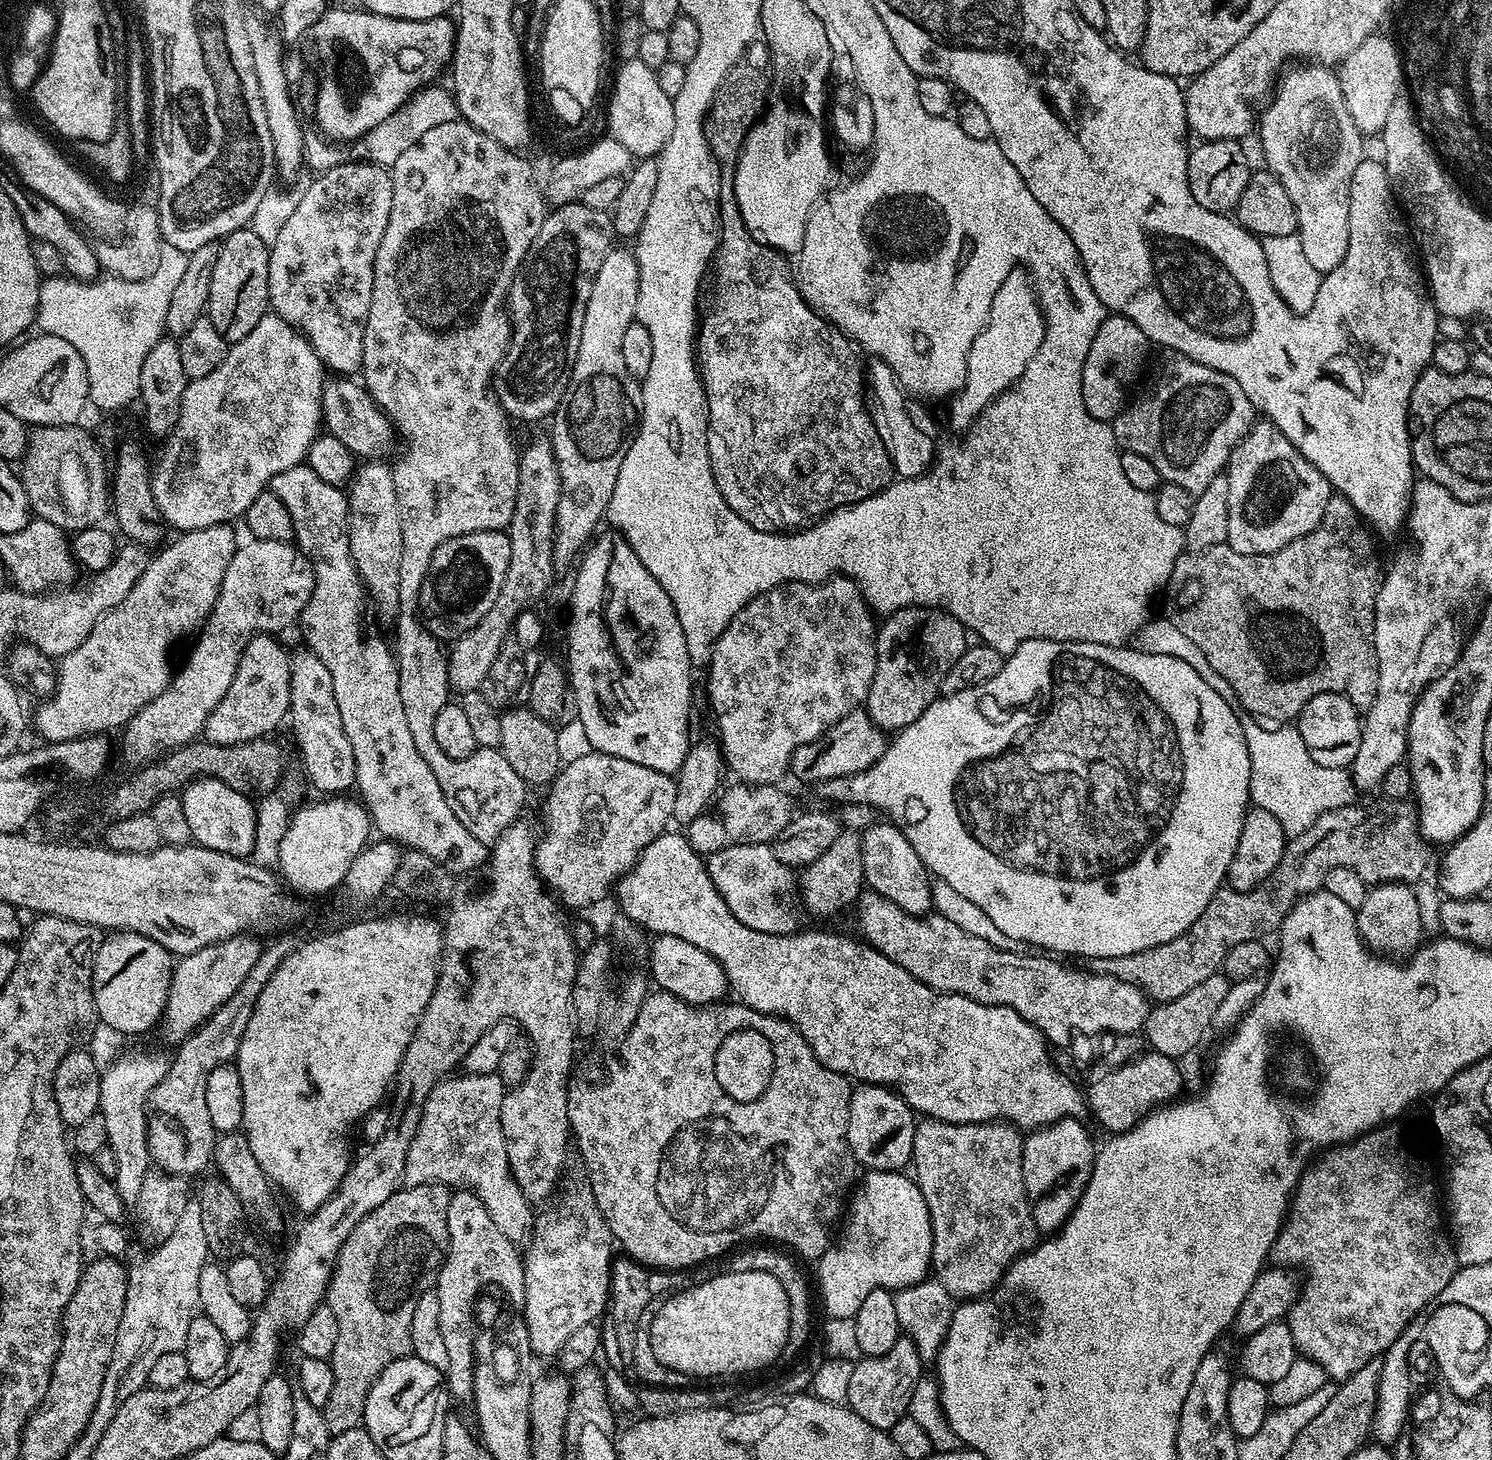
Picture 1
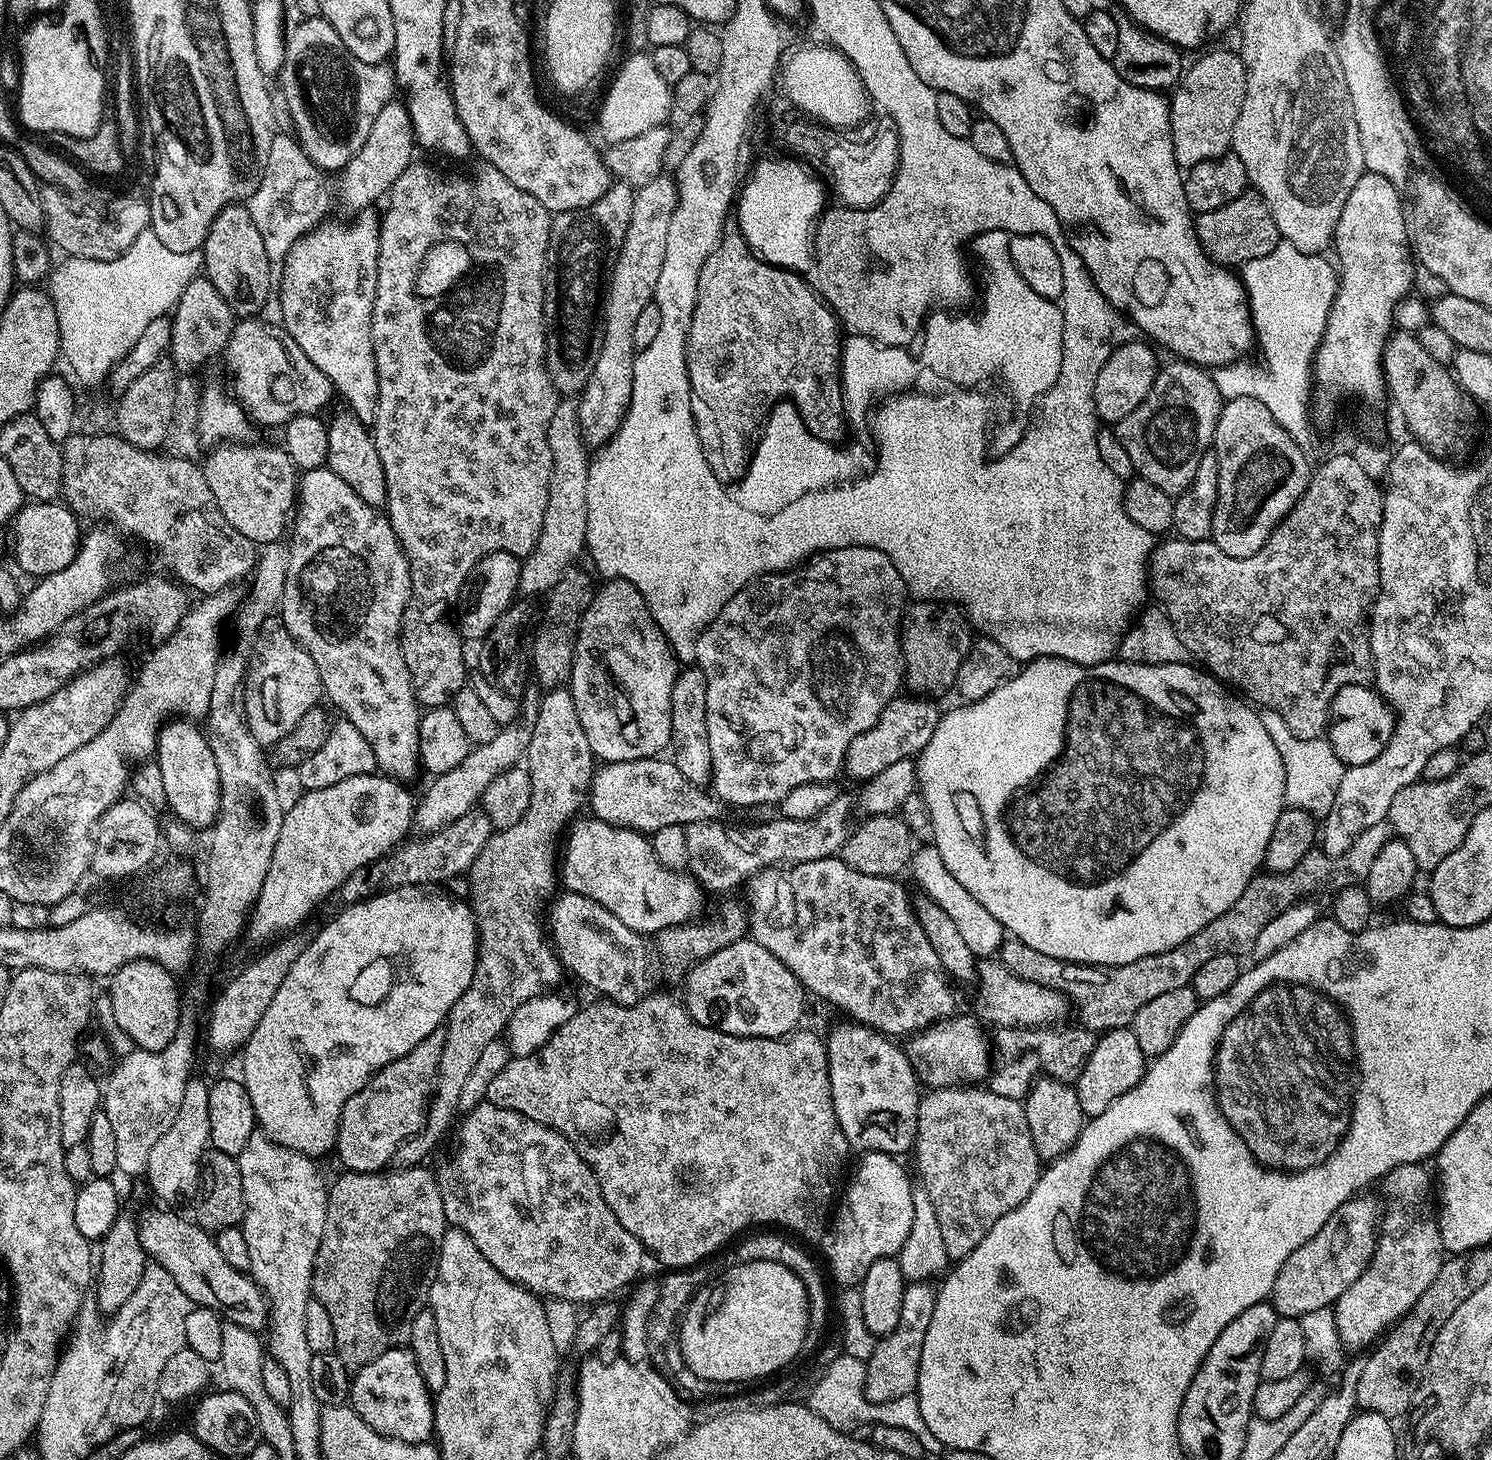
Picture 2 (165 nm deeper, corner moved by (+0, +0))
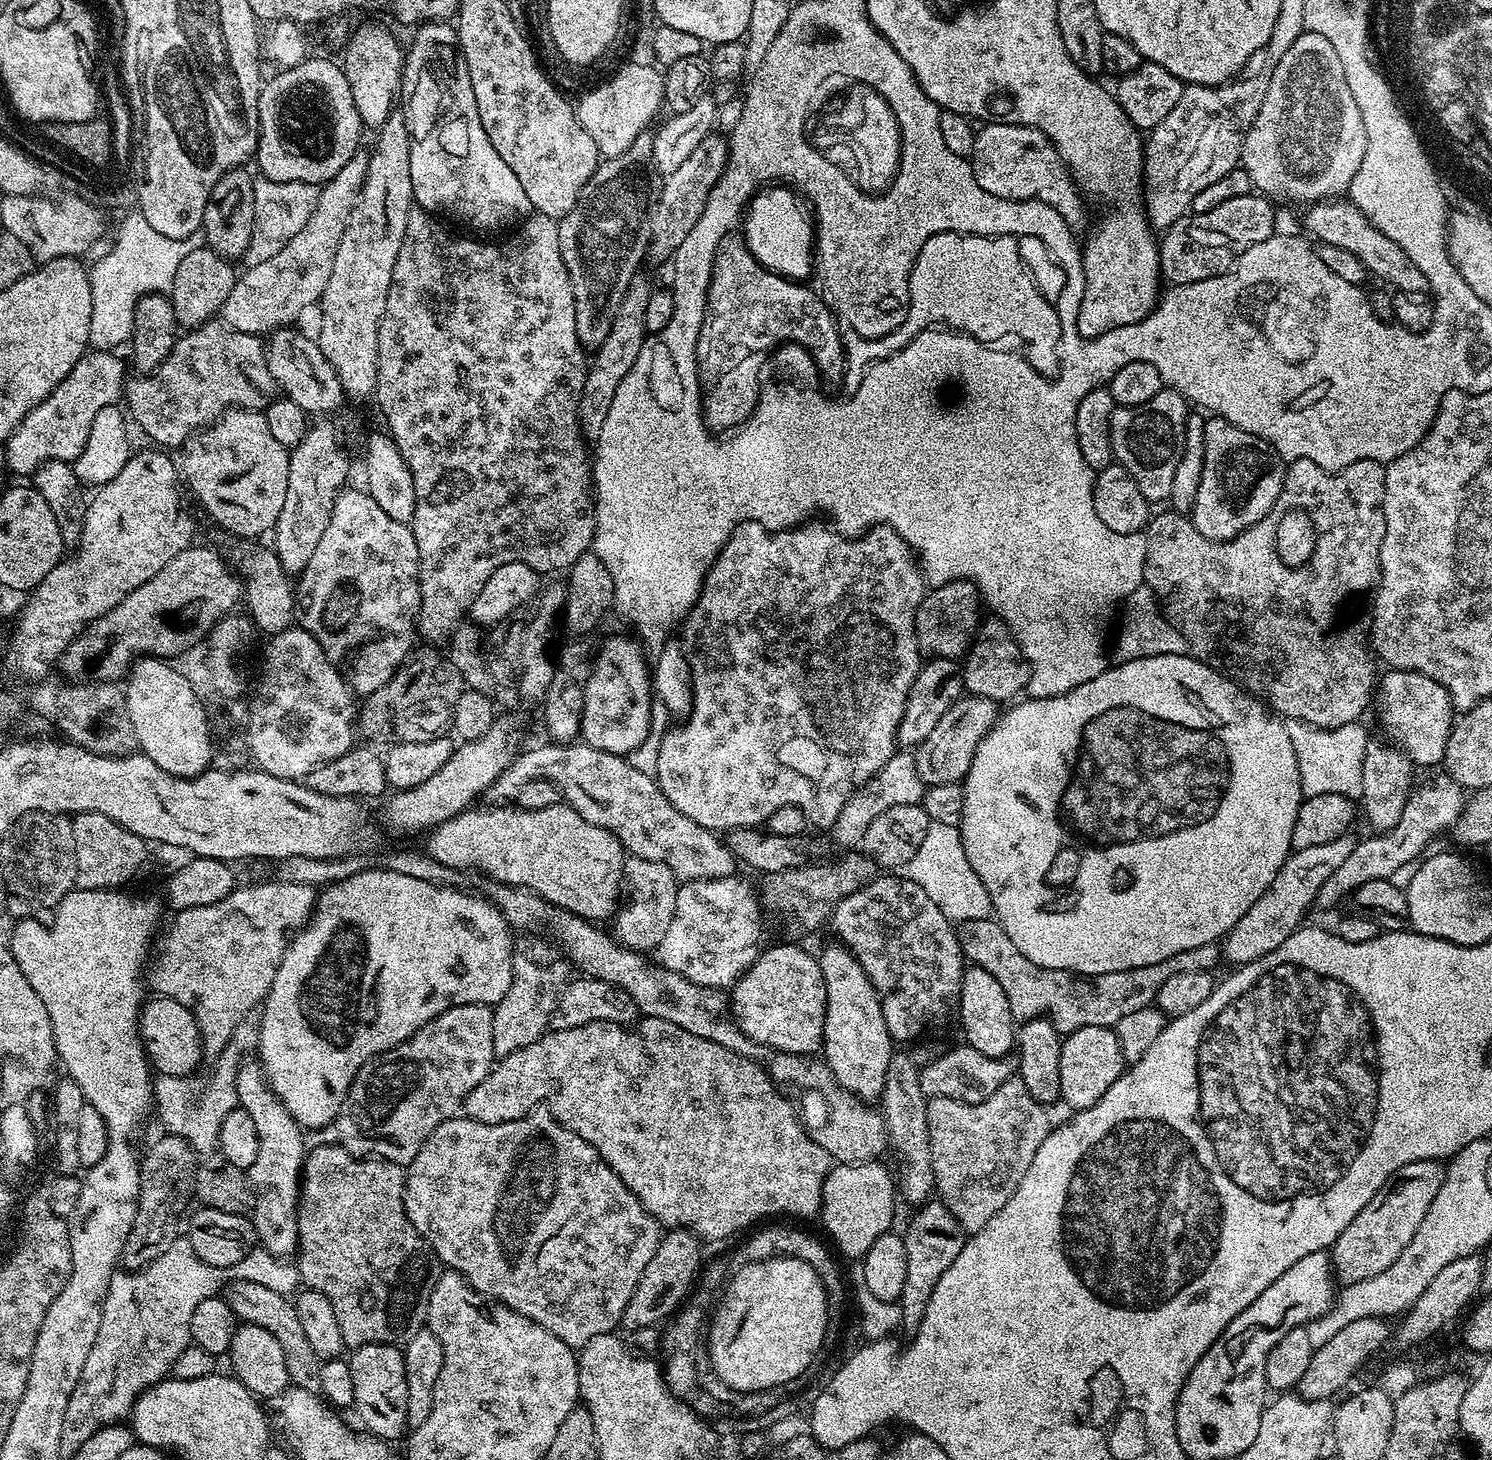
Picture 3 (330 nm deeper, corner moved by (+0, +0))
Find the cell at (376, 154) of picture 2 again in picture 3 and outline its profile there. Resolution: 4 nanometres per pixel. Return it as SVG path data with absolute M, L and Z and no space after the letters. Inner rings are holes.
M357 154L334 174L320 188L318 202L314 206L314 214L310 214L310 222L274 254L266 262L258 262L245 267L245 272L241 271L234 282L234 290L230 290L230 295L226 302L221 306L218 313L219 319L227 327L235 332L245 332L251 336L271 333L278 328L286 328L295 325L296 319L307 310L308 307L319 305L322 290L326 290L326 281L330 279L330 270L334 270L334 254L338 254L338 242L342 242L342 230L346 230L346 218L350 218L350 210L354 210L354 202L362 190L362 182L366 178L368 170L368 156Z

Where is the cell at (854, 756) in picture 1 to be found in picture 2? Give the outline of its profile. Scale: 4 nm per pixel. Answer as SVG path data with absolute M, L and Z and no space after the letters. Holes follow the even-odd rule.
M898 694L882 710L878 722L870 726L846 750L843 771L849 772L859 782L867 782L874 774L882 774L886 766L894 766L894 762L912 760L923 752L926 742L934 738L934 730L942 715L935 699L919 694Z

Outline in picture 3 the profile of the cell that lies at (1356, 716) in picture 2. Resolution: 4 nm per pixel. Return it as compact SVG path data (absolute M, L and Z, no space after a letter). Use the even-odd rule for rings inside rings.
M1397 668L1385 671L1385 673L1385 676L1383 673L1383 675L1379 677L1378 687L1374 692L1375 707L1380 707L1380 728L1385 732L1383 735L1387 737L1387 739L1391 741L1395 747L1401 748L1403 752L1408 755L1410 759L1412 759L1413 765L1420 767L1421 764L1424 768L1430 767L1431 764L1439 765L1441 761L1443 761L1444 755L1446 754L1446 738L1450 738L1450 730L1452 729L1452 725L1454 723L1454 709L1452 707L1452 699L1450 698L1450 694L1445 688L1442 687L1441 684L1434 682L1432 678L1426 678L1424 674L1418 674L1417 672L1403 672Z

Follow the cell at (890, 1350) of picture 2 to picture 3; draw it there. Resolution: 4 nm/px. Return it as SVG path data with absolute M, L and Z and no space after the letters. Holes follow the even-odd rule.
M933 1198L915 1209L912 1221L908 1224L908 1232L903 1233L906 1246L906 1282L902 1286L899 1306L902 1310L902 1325L905 1329L919 1328L926 1314L926 1306L930 1306L930 1294L934 1294L934 1286L938 1286L938 1278L954 1266L954 1258L962 1254L962 1246L966 1239L964 1227L957 1222L954 1214L939 1199Z

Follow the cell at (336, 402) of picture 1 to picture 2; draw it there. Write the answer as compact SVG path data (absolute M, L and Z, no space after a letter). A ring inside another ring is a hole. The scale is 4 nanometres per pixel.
M264 318L241 319L232 329L222 360L232 367L235 399L257 425L283 426L296 416L315 416L334 400L330 378L302 354L302 346L279 323L267 324Z

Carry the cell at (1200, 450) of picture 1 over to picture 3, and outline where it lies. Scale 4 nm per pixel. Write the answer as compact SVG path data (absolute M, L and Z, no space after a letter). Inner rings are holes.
M1165 386L1150 398L1150 402L1142 402L1142 406L1118 406L1110 418L1110 442L1115 463L1130 470L1149 505L1156 506L1159 500L1168 500L1174 472L1182 457L1189 413L1190 405L1184 396Z

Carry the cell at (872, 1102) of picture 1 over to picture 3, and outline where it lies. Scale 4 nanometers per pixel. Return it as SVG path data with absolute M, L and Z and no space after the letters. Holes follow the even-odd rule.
M831 943L818 952L826 988L822 1059L845 1090L865 1102L876 1102L884 1095L886 1070L890 1070L894 1041L882 1014L880 995L874 990L866 970L862 970L845 944Z

